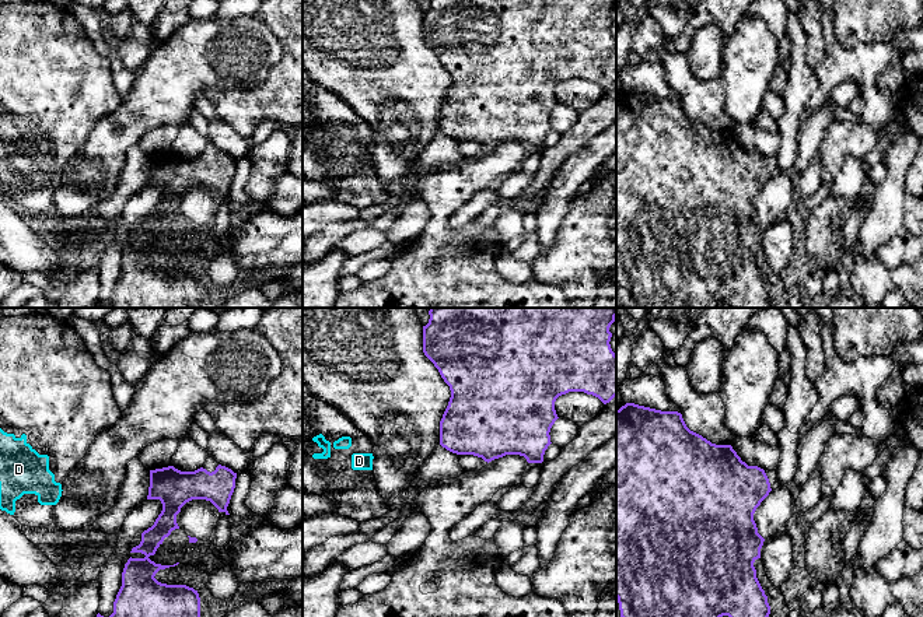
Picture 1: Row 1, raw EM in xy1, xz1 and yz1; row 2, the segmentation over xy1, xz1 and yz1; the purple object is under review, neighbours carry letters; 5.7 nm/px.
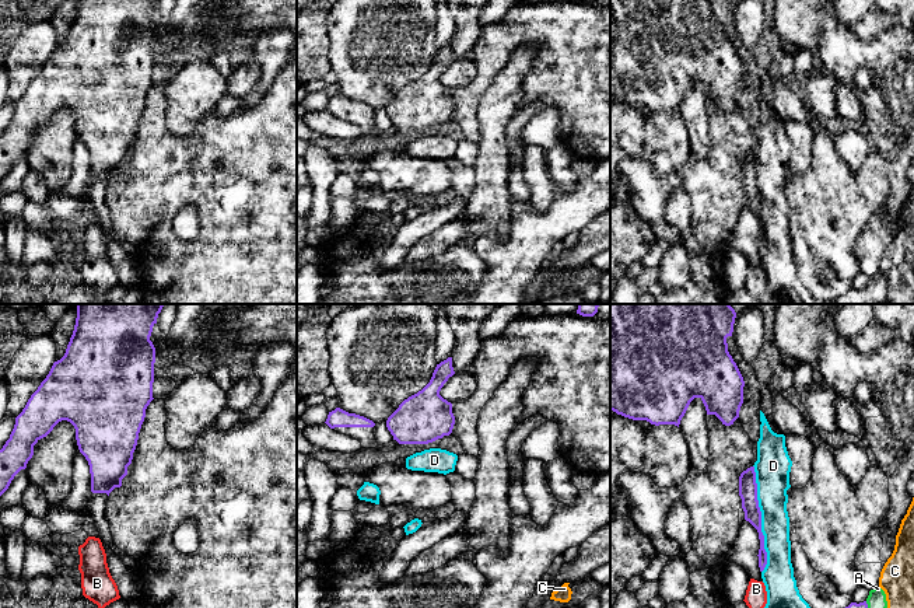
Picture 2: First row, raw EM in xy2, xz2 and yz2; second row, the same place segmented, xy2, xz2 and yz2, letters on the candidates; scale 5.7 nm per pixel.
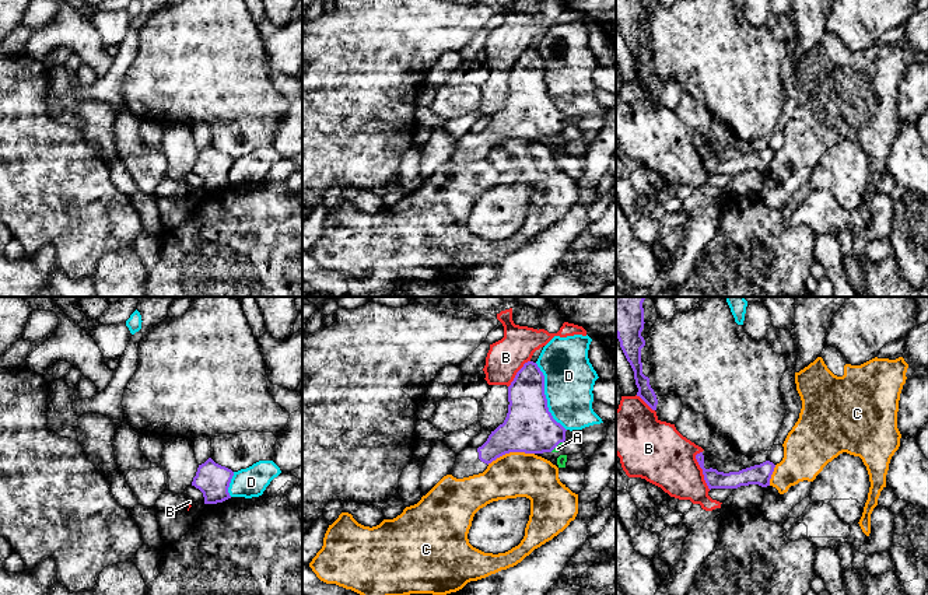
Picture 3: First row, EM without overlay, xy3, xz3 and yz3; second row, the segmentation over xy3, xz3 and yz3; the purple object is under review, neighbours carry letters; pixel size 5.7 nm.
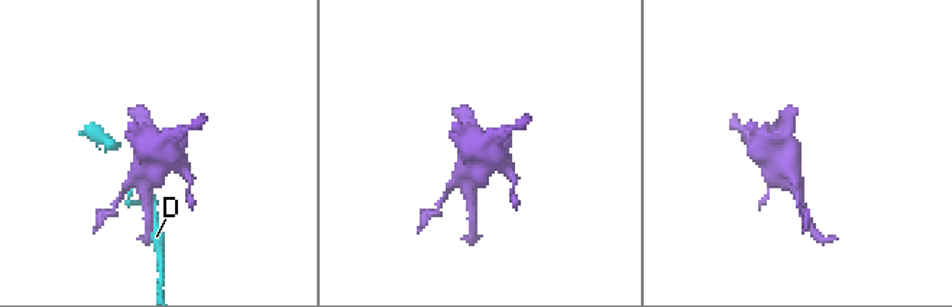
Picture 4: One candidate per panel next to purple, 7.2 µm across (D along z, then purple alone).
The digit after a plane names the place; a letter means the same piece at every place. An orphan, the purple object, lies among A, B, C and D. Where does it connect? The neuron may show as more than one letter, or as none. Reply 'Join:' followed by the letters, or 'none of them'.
Join: A

